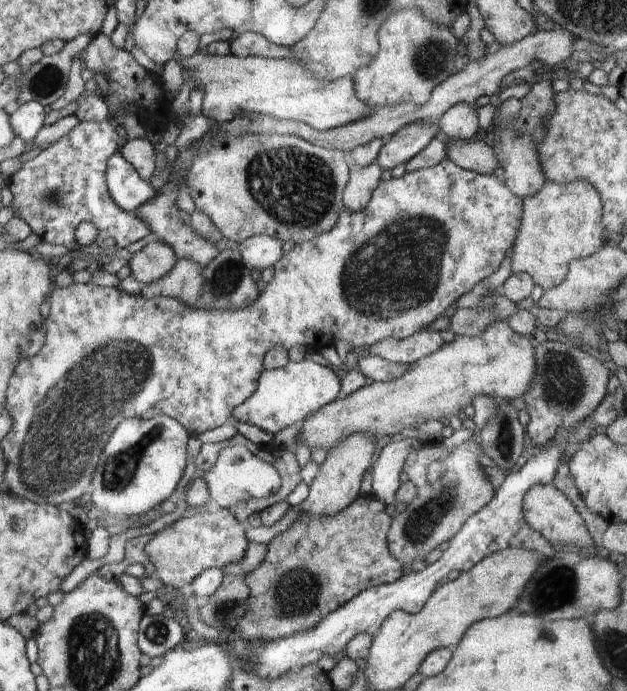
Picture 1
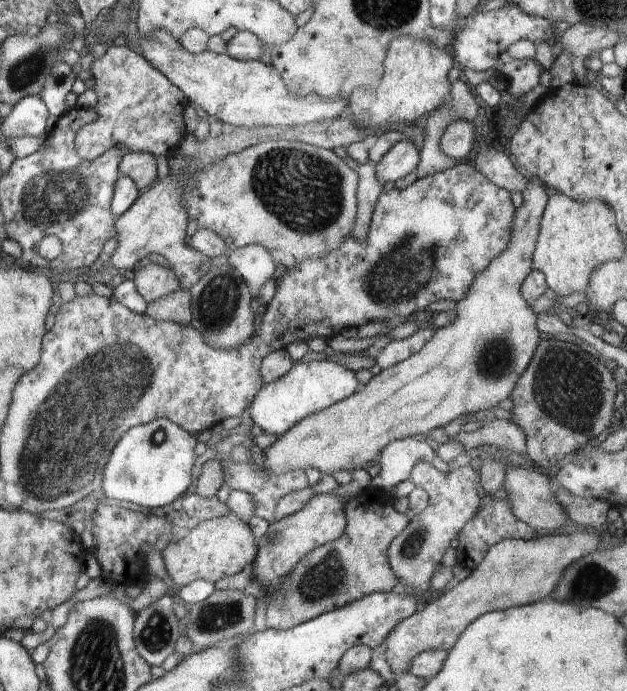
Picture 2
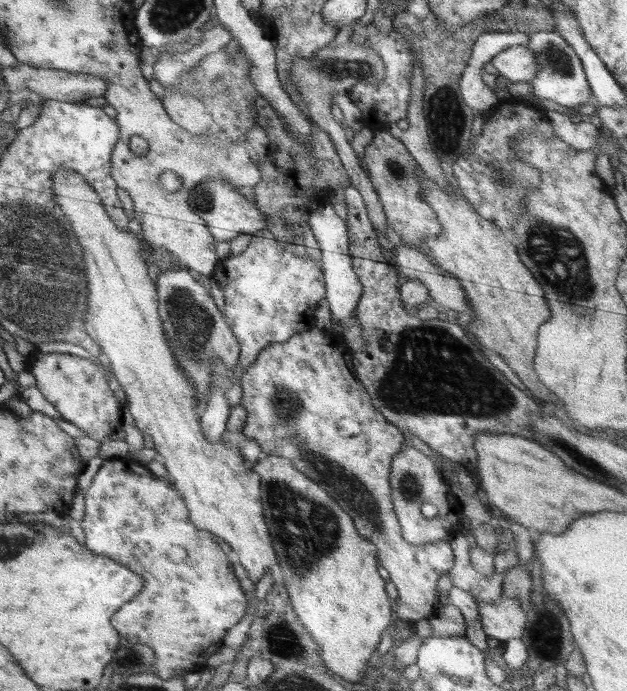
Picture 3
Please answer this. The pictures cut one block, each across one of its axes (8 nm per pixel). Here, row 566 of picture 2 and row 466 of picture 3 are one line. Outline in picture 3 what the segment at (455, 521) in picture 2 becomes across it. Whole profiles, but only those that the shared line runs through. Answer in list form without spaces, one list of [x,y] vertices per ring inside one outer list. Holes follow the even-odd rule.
[[[414,447],[402,450],[400,449],[392,459],[389,484],[391,486],[391,495],[393,509],[401,526],[402,536],[406,542],[410,544],[428,544],[430,542],[438,542],[439,540],[451,541],[452,538],[460,532],[462,528],[462,505],[457,496],[451,491],[450,483],[444,478],[439,467],[433,462],[429,456],[418,451]],[[426,502],[434,504],[438,509],[438,513],[433,518],[427,518],[420,511],[420,507]]]

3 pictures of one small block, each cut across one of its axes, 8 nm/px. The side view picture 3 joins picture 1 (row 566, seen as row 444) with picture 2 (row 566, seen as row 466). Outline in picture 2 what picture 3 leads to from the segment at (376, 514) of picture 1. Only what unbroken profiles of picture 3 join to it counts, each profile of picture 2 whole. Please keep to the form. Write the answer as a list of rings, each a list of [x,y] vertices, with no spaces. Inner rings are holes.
[[[366,488],[356,498],[346,502],[347,527],[338,540],[323,544],[310,551],[281,581],[278,593],[264,594],[268,629],[291,629],[316,618],[318,615],[345,607],[369,594],[398,590],[398,578],[392,572],[387,552],[392,540],[405,530],[410,520],[407,516],[399,513],[394,505],[384,502],[382,498],[374,496],[372,492],[374,490]]]

